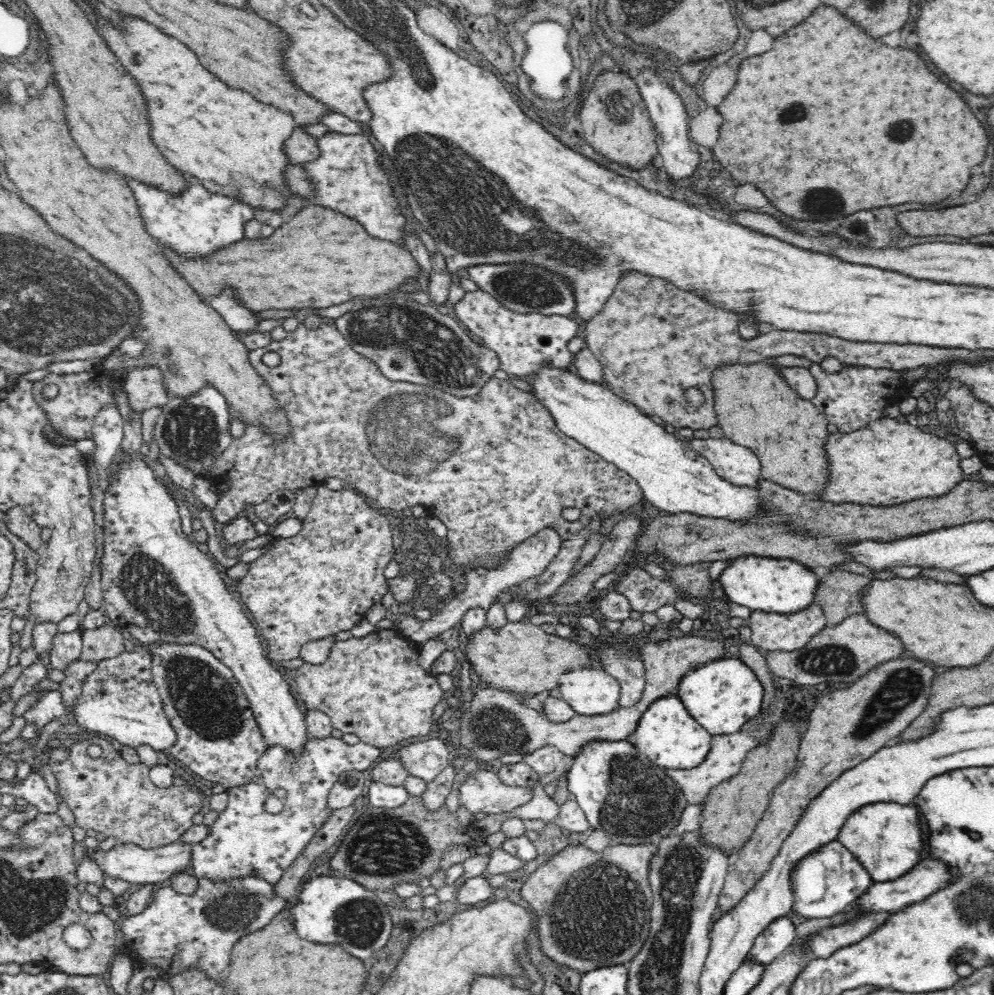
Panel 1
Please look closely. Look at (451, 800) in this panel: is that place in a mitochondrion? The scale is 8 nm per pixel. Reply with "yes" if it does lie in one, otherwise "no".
no

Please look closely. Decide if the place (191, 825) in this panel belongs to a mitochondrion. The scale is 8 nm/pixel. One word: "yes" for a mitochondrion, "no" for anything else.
no

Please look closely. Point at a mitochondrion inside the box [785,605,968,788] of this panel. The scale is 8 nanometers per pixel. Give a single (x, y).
(902, 688)

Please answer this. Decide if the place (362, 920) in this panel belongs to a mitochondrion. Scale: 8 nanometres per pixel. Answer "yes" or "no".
yes

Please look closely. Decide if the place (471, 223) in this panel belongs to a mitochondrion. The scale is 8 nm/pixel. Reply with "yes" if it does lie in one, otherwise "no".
yes

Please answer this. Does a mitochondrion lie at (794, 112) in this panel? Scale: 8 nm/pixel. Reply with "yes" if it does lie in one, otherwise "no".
yes

